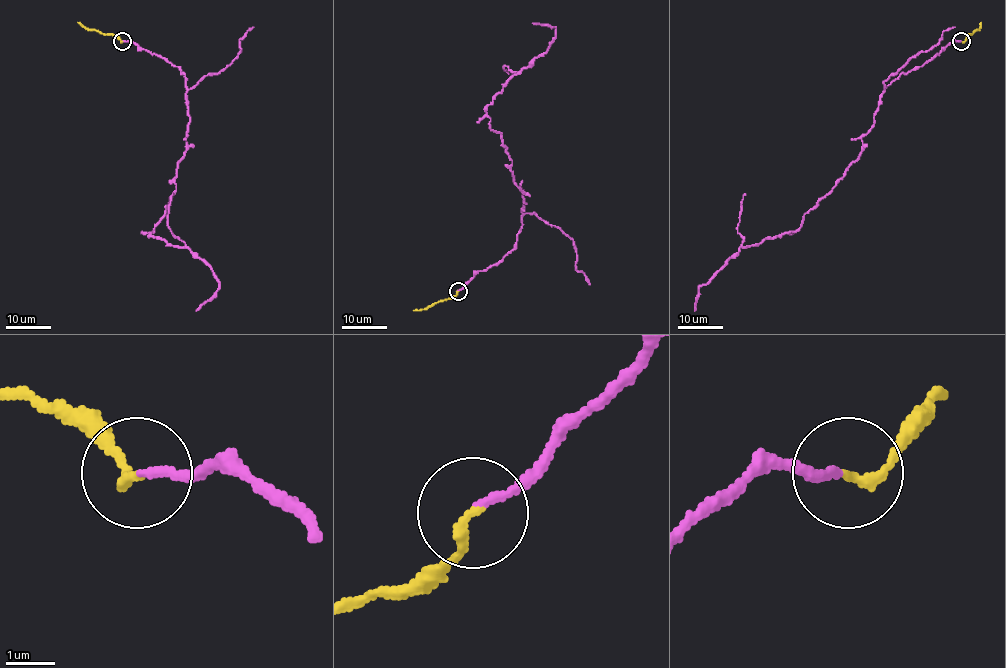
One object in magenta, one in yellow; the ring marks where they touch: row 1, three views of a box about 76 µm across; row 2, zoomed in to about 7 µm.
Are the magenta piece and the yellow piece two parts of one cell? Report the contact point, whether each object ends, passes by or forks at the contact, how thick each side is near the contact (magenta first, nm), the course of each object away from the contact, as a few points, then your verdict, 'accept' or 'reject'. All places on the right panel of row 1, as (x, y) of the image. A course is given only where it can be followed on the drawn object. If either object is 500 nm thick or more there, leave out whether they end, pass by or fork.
at (961, 41); magenta ends there; yellow ends there; 160 nm thick on the magenta side, 200 nm on the other; magenta runs (960, 41), (886, 86), (861, 137), (862, 151), (801, 225), (741, 247), (702, 284), (694, 311); yellow runs (961, 41), (980, 29), (981, 22); accept

